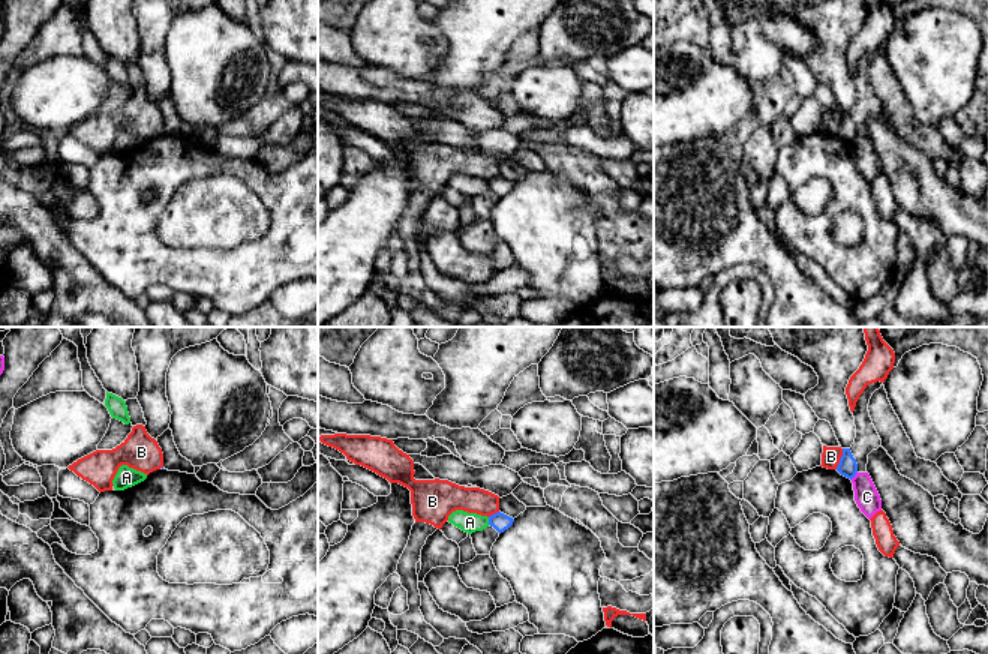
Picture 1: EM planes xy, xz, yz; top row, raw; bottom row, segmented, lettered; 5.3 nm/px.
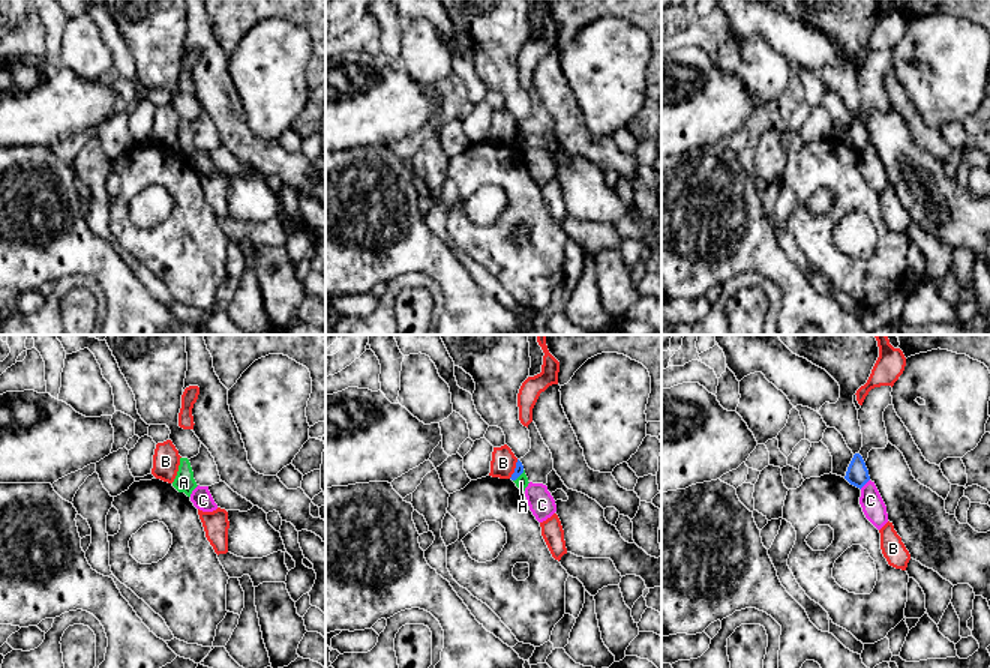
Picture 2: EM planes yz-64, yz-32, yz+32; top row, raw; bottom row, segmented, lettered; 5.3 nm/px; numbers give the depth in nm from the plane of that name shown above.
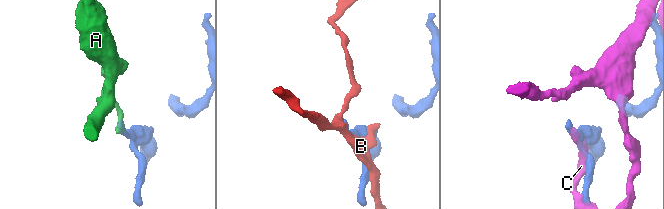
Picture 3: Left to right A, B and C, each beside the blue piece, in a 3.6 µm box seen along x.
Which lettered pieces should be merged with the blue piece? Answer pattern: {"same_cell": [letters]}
{"same_cell": []}

